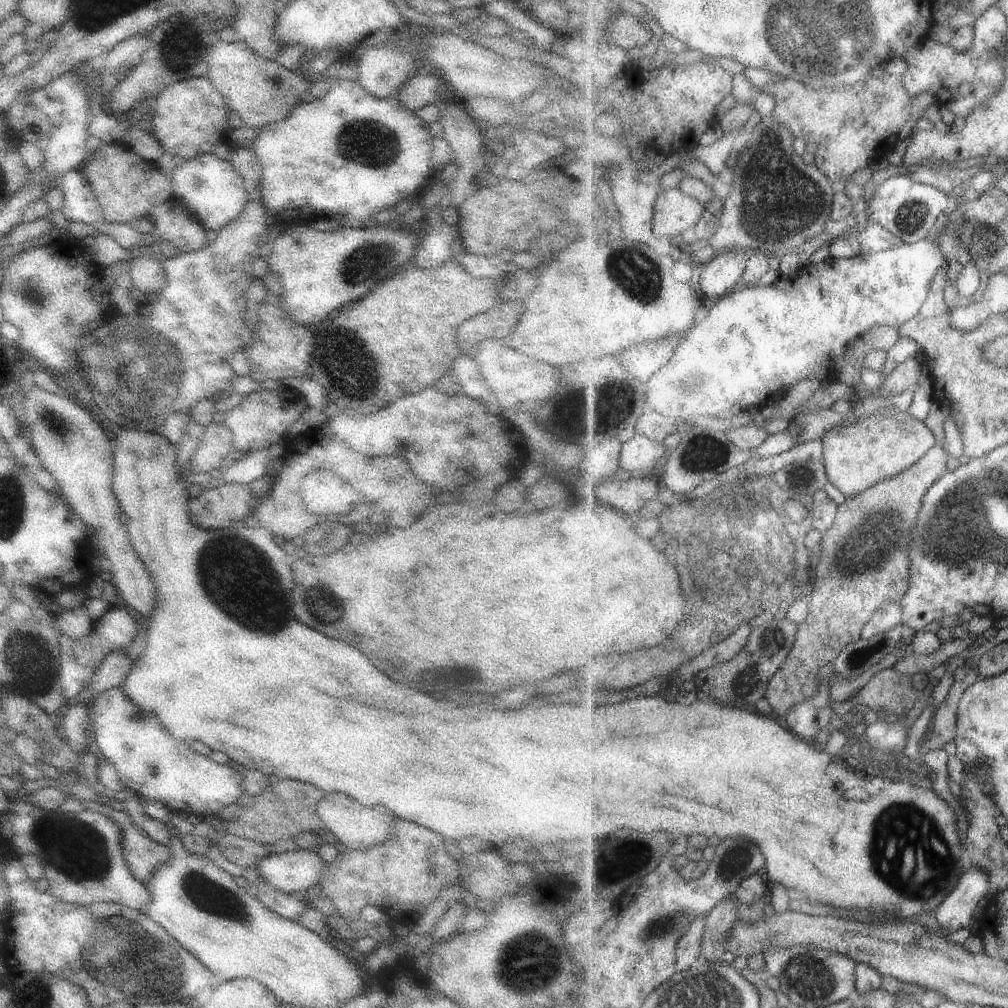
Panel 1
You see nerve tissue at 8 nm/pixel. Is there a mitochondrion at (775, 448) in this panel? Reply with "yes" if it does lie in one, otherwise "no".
no

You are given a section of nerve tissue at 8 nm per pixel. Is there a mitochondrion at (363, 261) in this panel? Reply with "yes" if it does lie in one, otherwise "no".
yes

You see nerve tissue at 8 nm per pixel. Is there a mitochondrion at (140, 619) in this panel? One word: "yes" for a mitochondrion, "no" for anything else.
no

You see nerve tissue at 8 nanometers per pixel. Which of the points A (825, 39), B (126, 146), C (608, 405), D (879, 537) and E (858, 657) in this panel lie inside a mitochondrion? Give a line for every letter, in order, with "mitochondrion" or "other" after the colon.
A: mitochondrion
B: other
C: mitochondrion
D: mitochondrion
E: mitochondrion

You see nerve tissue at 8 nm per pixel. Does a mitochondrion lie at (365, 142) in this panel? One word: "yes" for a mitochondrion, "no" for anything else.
yes

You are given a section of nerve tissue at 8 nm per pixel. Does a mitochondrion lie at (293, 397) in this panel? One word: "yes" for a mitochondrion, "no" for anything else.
no

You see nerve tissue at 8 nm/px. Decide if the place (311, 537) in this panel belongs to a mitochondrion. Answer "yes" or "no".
no

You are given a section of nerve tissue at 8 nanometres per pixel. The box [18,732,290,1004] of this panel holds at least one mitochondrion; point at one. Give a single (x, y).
(144, 961)

